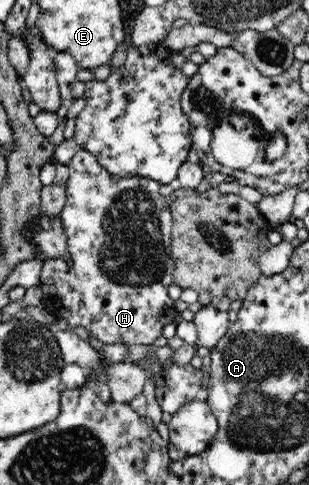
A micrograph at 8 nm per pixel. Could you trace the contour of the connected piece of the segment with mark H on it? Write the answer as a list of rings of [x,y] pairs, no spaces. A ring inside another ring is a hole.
[[[86,151],[77,152],[68,164],[69,178],[64,184],[66,186],[66,203],[61,210],[59,217],[65,229],[65,239],[67,239],[66,255],[59,259],[46,260],[43,263],[40,283],[38,287],[41,289],[43,298],[42,304],[45,308],[49,308],[49,312],[55,317],[63,317],[68,320],[70,330],[74,330],[77,326],[83,326],[89,332],[95,335],[97,340],[103,341],[105,344],[153,344],[153,341],[162,335],[162,328],[171,322],[176,316],[175,301],[173,301],[167,293],[167,288],[173,282],[174,262],[172,259],[171,241],[172,241],[172,214],[170,213],[169,202],[167,198],[159,193],[160,184],[151,179],[141,176],[117,177],[111,175],[105,167],[99,164],[95,155]]]

